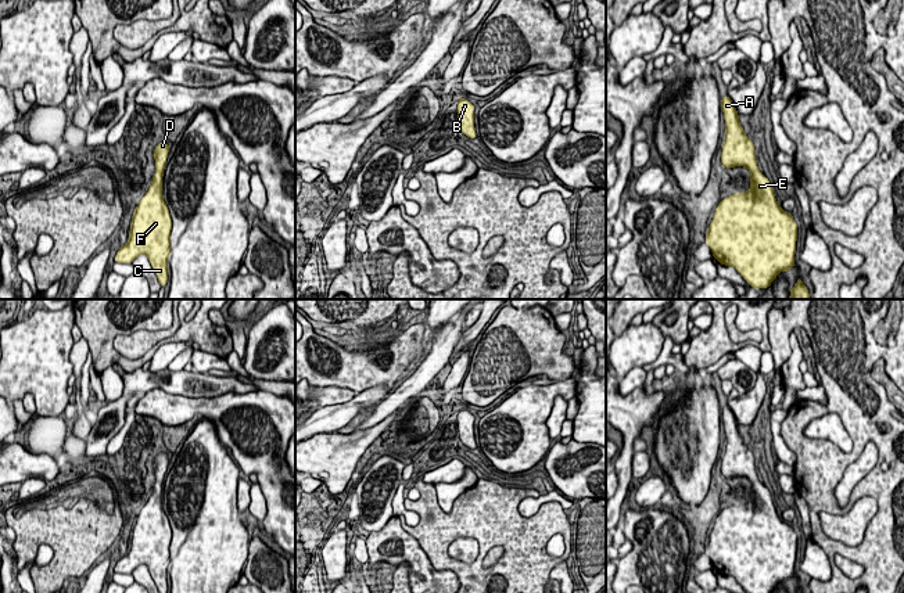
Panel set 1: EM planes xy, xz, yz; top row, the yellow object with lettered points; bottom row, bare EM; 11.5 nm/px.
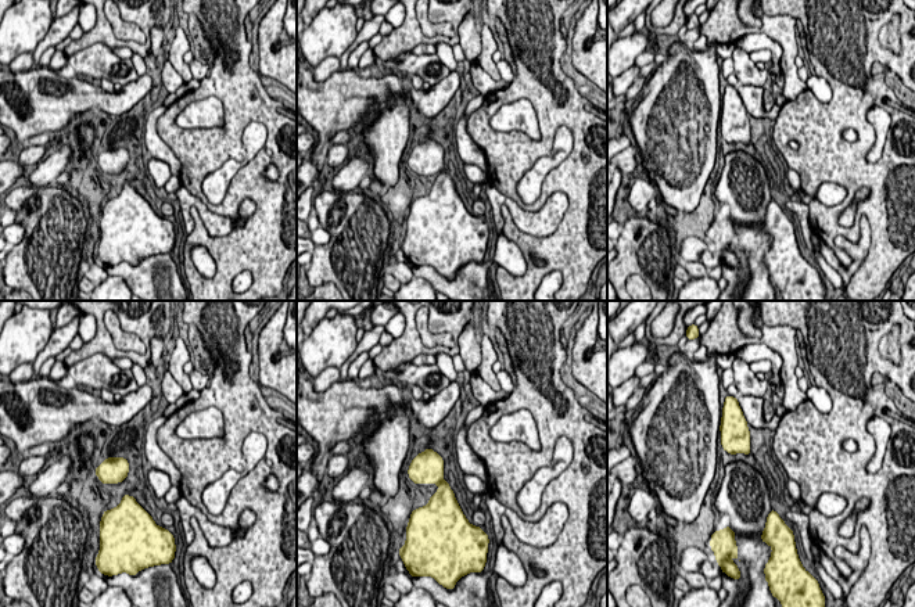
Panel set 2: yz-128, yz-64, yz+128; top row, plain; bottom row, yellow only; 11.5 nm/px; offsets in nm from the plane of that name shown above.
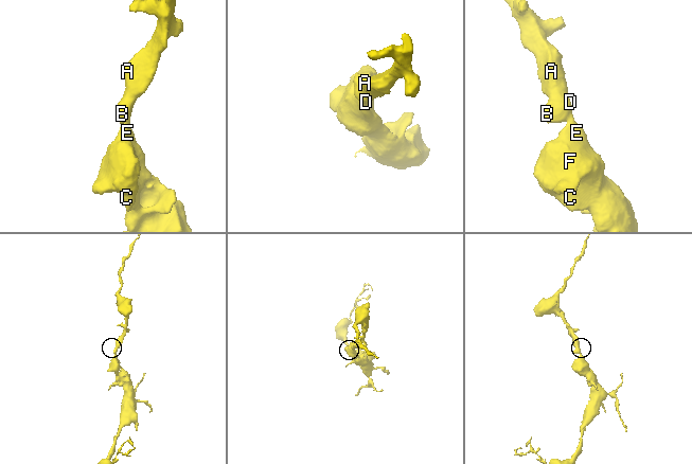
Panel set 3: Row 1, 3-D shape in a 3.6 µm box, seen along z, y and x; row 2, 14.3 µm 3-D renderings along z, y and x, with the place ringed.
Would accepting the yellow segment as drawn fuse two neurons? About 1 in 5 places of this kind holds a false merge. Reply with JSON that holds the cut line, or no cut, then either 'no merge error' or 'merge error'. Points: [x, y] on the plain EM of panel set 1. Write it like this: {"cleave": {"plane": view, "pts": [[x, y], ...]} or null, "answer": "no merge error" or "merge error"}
{"cleave": null, "answer": "no merge error"}

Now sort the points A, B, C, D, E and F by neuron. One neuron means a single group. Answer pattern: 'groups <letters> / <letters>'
groups A B C D E F

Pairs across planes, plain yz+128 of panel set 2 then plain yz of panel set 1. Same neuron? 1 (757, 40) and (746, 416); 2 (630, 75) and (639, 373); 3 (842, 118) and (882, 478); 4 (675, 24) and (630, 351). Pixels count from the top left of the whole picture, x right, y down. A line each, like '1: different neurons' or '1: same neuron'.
1: same neuron
2: same neuron
3: same neuron
4: different neurons

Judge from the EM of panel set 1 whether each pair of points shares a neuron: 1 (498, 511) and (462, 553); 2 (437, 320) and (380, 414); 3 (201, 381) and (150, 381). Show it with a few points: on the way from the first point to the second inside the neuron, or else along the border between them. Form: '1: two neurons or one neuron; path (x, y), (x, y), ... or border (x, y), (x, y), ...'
1: two neurons; border (479, 542), (473, 538), (456, 538), (447, 553)
2: two neurons; border (456, 313), (434, 331)
3: one neuron; path (189, 383), (162, 381)

